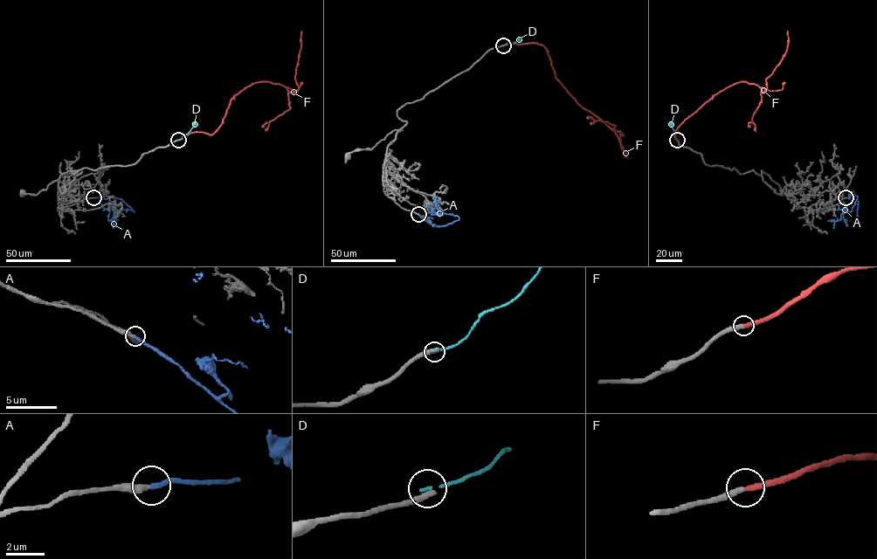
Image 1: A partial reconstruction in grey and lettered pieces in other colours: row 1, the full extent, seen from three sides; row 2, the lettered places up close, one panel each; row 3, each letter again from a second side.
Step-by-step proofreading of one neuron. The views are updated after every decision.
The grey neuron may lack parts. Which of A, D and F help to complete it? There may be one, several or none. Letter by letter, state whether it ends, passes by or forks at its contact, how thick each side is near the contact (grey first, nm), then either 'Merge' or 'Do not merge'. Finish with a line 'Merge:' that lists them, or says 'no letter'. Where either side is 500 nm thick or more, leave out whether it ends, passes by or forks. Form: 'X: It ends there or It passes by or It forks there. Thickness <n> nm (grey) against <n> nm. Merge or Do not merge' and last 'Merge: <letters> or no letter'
A: It ends there. Thickness 360 nm (grey) against 240 nm. Merge
D: It ends there. Thickness 400 nm (grey) against 150 nm. Do not merge
F: It ends there. Thickness 320 nm (grey) against 320 nm. Merge
Merge: A, F

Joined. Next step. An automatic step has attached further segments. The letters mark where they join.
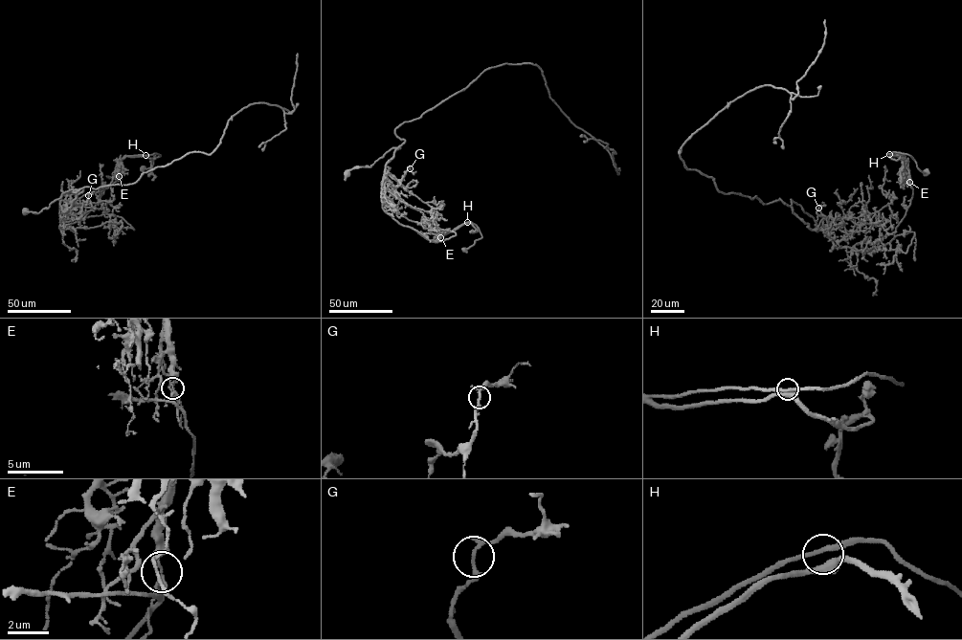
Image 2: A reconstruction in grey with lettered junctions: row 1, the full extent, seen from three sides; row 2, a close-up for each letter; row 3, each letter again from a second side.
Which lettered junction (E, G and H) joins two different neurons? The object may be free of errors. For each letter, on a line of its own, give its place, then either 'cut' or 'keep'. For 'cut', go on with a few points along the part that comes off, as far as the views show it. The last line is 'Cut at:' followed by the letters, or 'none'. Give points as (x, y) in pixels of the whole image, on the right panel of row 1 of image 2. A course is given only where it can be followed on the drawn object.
E: (909, 182) | cut | (909, 182), (904, 156), (888, 154), (897, 152), (909, 155), (925, 174)
G: (818, 208) | keep
H: (889, 154) | keep
Cut at: E

